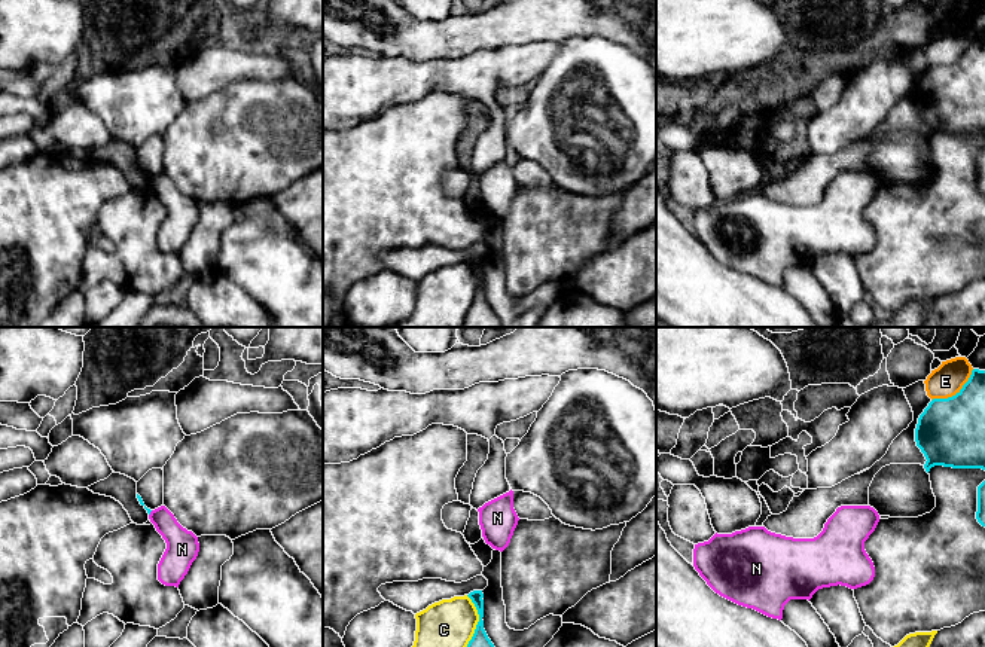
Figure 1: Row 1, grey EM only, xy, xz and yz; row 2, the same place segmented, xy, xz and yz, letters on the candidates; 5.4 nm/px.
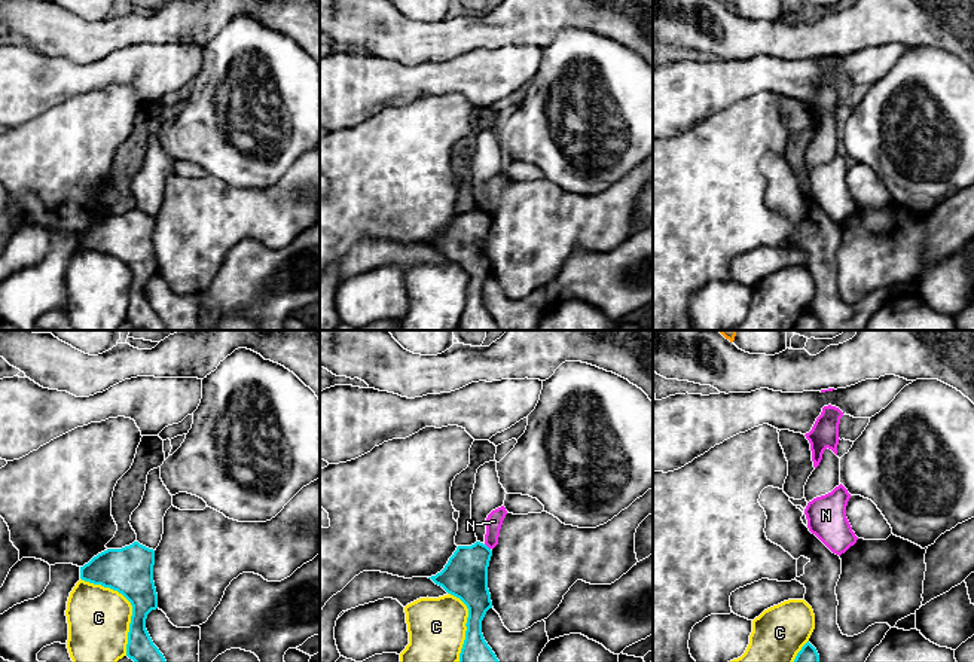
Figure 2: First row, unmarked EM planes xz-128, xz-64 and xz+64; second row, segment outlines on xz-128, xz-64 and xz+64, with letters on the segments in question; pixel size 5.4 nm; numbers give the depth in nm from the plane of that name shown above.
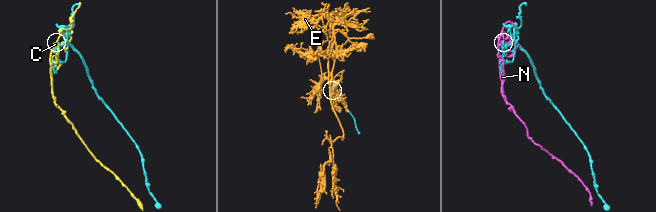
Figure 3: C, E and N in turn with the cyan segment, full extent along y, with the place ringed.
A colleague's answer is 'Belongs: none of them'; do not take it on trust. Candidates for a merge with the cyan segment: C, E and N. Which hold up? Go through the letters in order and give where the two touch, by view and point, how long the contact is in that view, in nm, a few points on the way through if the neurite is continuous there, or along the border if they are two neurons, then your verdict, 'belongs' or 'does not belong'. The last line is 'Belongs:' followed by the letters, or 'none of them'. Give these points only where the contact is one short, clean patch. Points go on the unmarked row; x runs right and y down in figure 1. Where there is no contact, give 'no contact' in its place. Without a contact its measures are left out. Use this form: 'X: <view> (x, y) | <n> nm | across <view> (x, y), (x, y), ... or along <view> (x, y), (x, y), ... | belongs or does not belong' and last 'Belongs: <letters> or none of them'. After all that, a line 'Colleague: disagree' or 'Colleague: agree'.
C: xz (476, 295) | 360 nm | does not belong
E: yz (957, 60) | 280 nm | does not belong
N: xy (149, 180) | 40 nm | along xy (152, 177), (149, 182) | does not belong
Belongs: none of them
Colleague: agree

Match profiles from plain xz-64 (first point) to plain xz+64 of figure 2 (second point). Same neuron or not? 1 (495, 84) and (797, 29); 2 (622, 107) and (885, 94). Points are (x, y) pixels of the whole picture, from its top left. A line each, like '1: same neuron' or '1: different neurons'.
1: different neurons
2: same neuron

